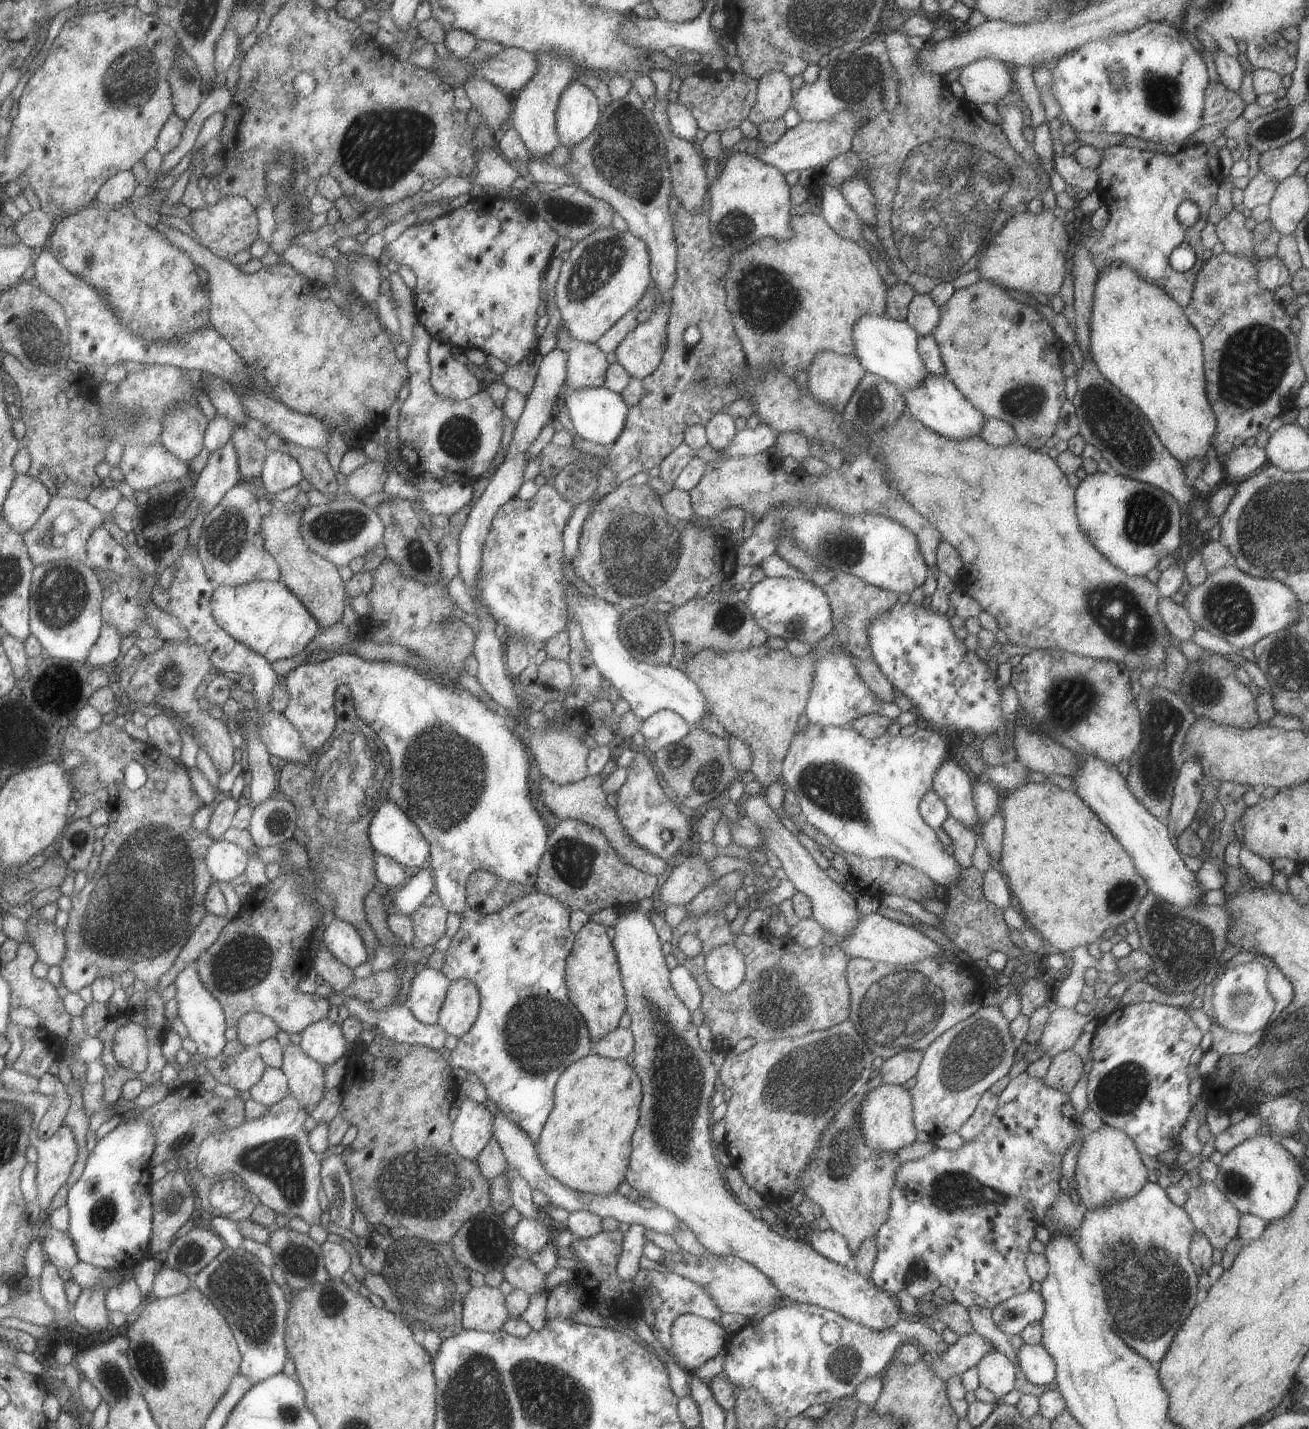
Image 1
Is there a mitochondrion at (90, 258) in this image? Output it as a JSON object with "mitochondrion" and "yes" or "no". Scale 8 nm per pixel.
{"mitochondrion":"yes"}

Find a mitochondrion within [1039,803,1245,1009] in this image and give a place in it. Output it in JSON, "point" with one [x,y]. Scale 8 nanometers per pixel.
{"point":[1184,948]}

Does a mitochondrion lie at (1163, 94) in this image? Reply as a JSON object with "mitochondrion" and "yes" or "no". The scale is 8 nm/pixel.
{"mitochondrion":"yes"}

